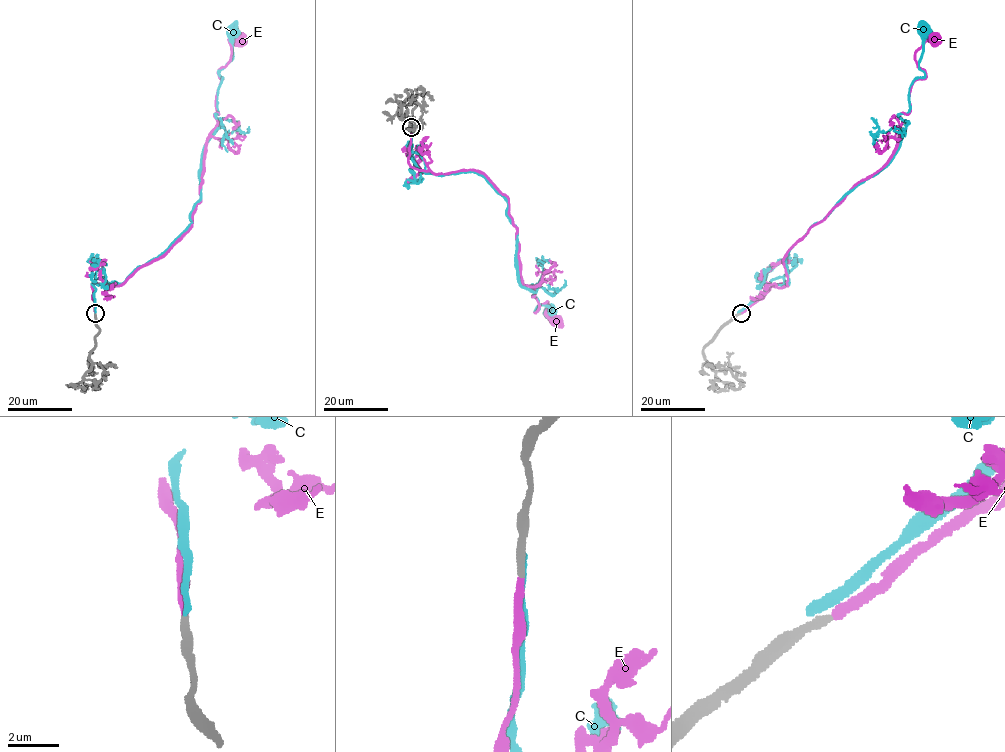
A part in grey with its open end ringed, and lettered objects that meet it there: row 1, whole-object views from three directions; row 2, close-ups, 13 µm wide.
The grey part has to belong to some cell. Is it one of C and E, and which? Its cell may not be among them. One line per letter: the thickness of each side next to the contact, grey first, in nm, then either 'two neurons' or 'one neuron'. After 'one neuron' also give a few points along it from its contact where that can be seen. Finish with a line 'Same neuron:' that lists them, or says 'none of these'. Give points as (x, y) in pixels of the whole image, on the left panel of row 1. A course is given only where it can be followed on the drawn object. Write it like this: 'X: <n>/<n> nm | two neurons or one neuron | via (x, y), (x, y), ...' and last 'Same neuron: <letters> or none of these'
C: 360/320 nm | two neurons
E: 320/280 nm | one neuron | via (94, 313), (92, 284), (122, 284), (191, 226), (218, 74), (231, 57), (229, 40), (240, 38)
Same neuron: E

